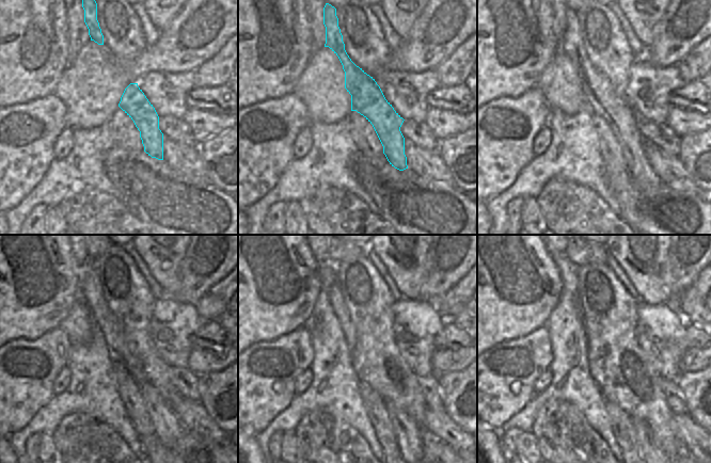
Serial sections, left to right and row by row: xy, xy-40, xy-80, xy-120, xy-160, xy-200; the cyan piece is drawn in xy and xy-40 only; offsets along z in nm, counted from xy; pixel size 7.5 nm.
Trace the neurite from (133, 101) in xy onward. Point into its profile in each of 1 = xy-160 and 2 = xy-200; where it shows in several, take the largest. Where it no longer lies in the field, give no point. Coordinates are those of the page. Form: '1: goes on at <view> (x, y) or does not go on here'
1: goes on at xy-160 (408, 432)
2: goes on at xy-200 (649, 451)

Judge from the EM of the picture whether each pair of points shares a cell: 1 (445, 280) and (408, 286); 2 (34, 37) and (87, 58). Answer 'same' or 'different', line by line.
1: different
2: different

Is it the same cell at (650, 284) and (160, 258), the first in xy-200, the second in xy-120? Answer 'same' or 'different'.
same

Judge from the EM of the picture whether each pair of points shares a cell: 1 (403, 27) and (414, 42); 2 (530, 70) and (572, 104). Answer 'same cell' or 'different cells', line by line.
1: different cells
2: different cells

